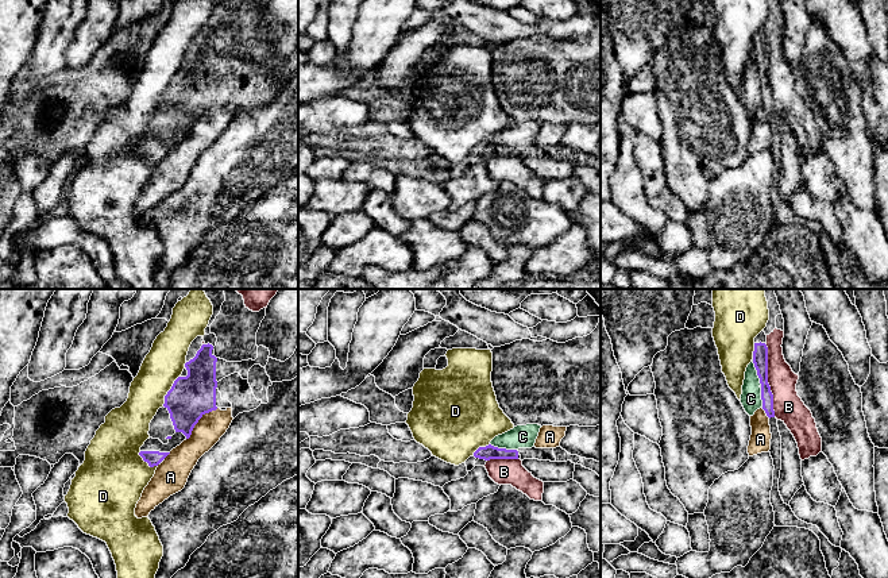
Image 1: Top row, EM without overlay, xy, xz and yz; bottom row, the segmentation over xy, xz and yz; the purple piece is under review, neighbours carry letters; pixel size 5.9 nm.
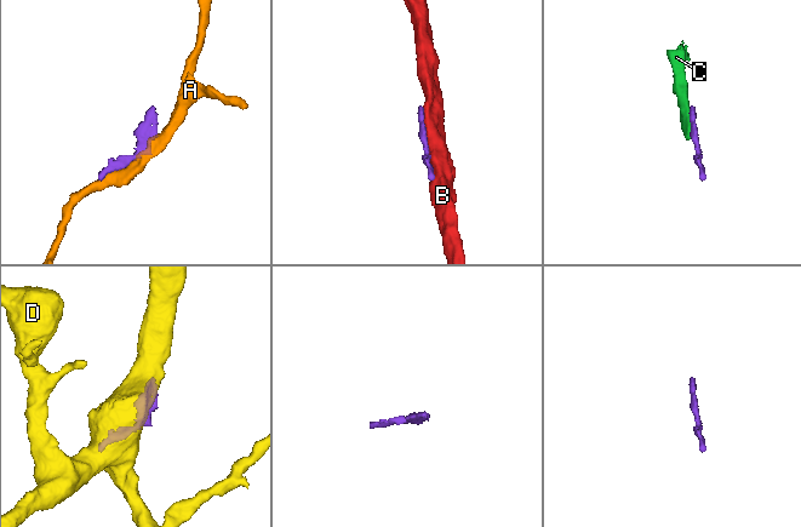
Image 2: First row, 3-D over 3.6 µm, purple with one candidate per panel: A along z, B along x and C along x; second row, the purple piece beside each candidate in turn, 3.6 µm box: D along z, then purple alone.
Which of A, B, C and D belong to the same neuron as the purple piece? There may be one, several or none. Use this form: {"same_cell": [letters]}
{"same_cell": ["C"]}

